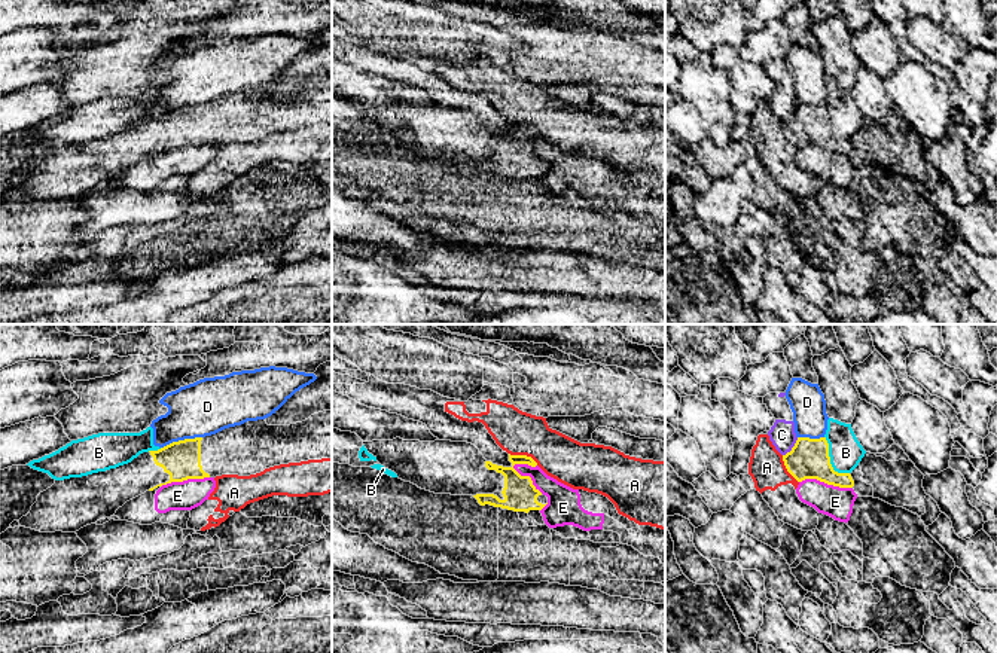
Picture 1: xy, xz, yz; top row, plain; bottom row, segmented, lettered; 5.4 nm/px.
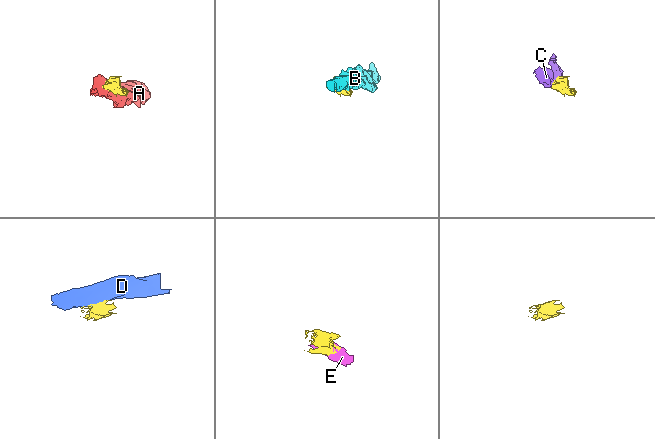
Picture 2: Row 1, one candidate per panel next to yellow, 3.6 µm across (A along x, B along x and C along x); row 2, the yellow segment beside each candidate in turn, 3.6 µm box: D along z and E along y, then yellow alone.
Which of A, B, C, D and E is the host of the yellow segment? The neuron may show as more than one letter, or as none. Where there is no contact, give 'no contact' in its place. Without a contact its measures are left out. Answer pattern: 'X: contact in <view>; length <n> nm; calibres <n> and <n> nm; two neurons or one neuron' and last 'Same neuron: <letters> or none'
A: contact in xz; length 170 nm; calibres 180 and 240 nm; two neurons
B: contact in yz; length 240 nm; calibres 220 and 180 nm; two neurons
C: contact in yz; length 130 nm; calibres 220 and 140 nm; two neurons
D: contact in xy; length 240 nm; calibres 200 and 300 nm; two neurons
E: contact in xz; length 220 nm; calibres 180 and 180 nm; two neurons
Same neuron: none

